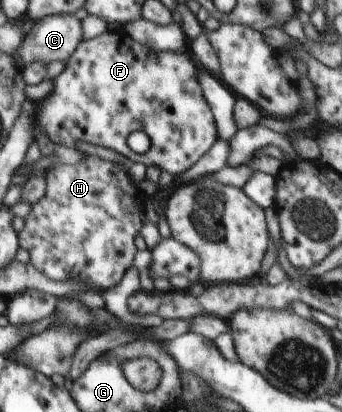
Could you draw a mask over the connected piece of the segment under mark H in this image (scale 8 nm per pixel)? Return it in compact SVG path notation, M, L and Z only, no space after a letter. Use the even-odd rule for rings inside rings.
M86 156L79 165L62 164L47 169L46 194L32 205L23 230L18 233L18 242L29 252L30 264L49 279L60 282L79 278L104 292L116 286L126 271L135 270L135 255L139 255L139 235L144 224L140 213L147 197L143 183L135 183L135 175L127 167Z

